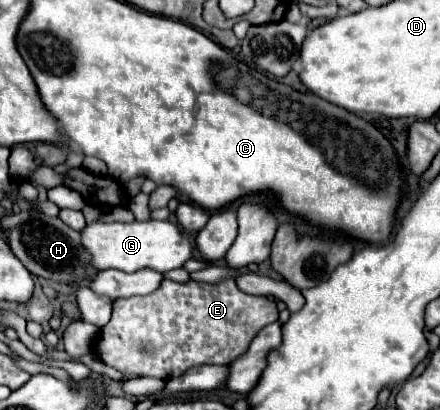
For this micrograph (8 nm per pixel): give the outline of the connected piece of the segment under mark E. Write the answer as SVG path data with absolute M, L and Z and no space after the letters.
M165 280L159 290L147 296L131 296L119 298L113 304L111 320L101 328L101 336L97 342L97 356L107 366L117 368L123 374L137 376L153 376L161 380L177 378L185 374L185 370L201 364L231 364L239 356L243 356L251 344L251 340L259 334L261 328L275 322L279 318L277 304L267 296L251 296L237 288L235 280L223 280L219 284L207 282L173 282Z

